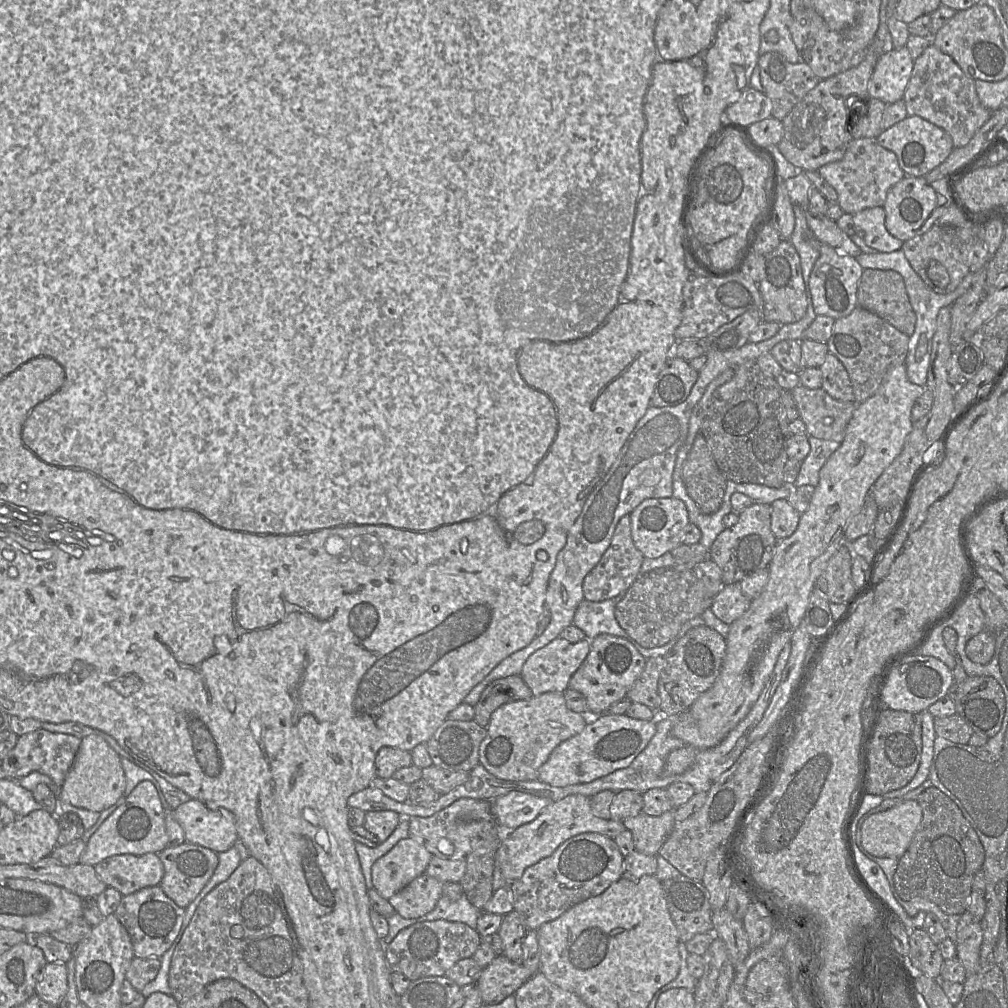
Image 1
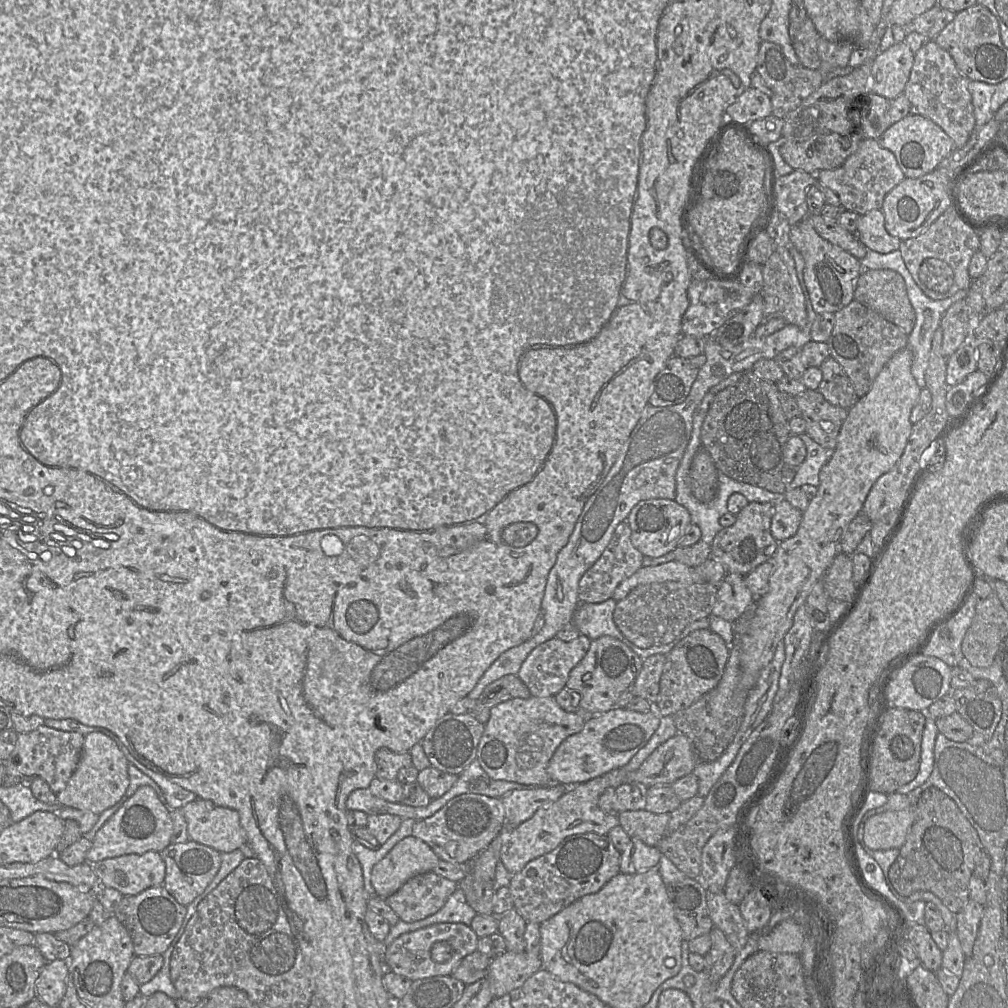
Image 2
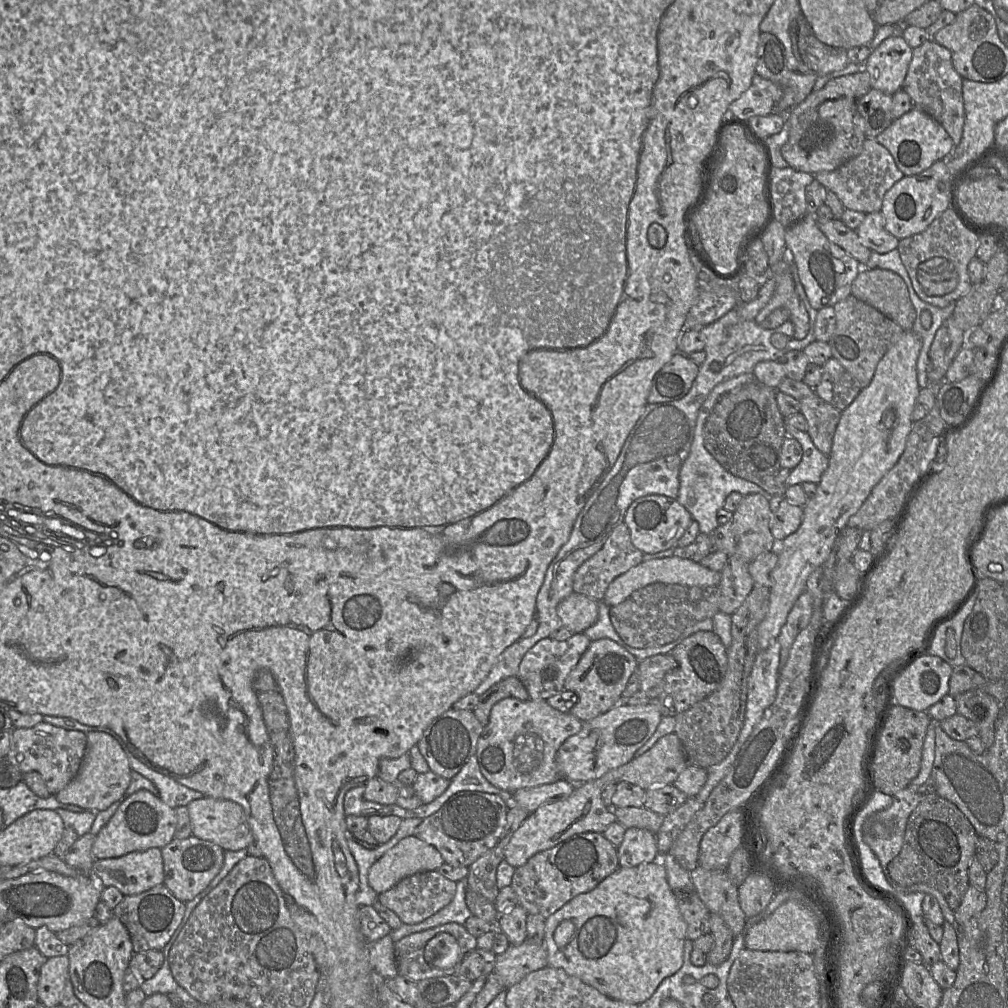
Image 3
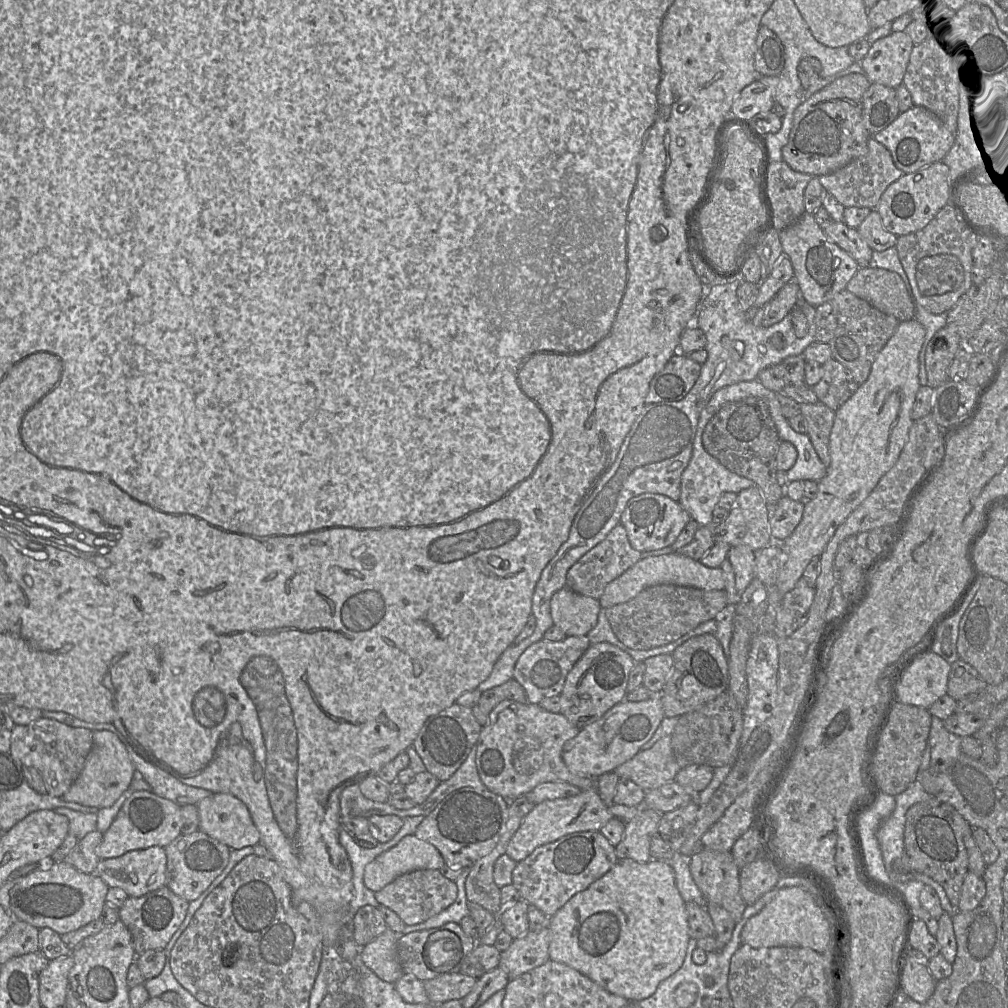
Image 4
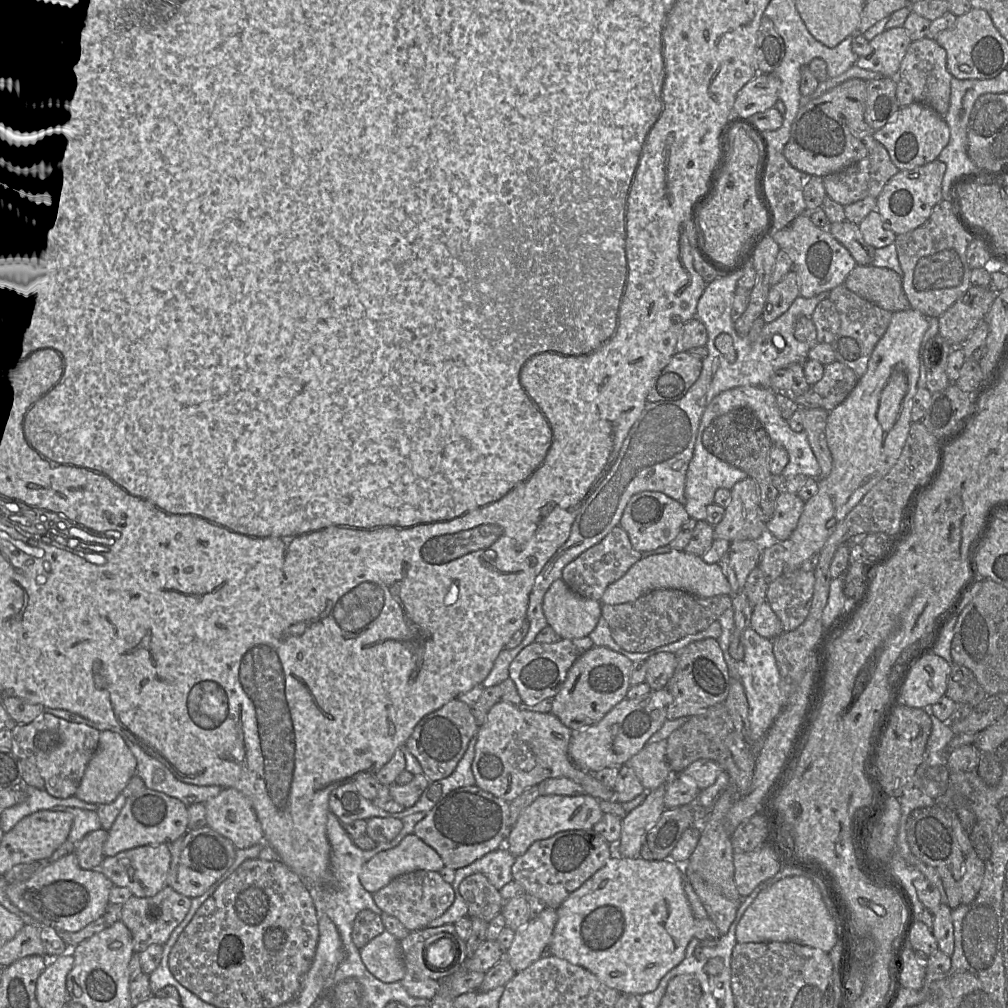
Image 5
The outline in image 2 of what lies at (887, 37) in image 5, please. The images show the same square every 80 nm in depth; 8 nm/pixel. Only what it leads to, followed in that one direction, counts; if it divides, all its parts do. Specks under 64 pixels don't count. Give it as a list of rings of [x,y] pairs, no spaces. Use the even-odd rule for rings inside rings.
[[[905,41],[879,51],[870,74],[870,92],[893,100],[904,92],[914,61],[914,54]]]

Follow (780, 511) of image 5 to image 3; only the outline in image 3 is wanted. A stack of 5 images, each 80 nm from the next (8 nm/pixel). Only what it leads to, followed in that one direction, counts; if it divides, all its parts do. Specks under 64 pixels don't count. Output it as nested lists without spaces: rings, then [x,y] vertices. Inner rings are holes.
[[[771,498],[770,530],[777,541],[794,533],[803,521],[803,507],[793,505],[784,498]]]

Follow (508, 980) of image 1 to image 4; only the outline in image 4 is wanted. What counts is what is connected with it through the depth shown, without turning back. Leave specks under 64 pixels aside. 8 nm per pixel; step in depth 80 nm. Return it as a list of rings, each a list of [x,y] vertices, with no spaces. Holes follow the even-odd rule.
[[[548,926],[541,930],[529,930],[512,941],[510,947],[501,953],[499,967],[506,972],[509,980],[537,968],[549,958],[551,932]]]

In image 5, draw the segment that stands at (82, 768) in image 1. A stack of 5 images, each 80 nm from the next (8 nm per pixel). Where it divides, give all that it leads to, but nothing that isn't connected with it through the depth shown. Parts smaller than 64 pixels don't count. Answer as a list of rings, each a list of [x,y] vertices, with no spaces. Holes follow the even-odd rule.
[[[101,731],[98,747],[89,761],[74,796],[93,804],[113,802],[137,773],[137,760],[121,735],[112,731]]]

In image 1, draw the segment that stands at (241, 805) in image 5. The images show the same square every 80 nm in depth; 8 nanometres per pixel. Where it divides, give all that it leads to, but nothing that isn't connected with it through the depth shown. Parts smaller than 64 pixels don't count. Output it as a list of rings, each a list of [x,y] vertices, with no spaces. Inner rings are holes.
[[[191,798],[189,801],[179,805],[173,811],[173,816],[184,829],[185,841],[209,848],[217,854],[236,846],[236,842],[239,839],[236,817],[227,808],[210,807],[200,800]]]

